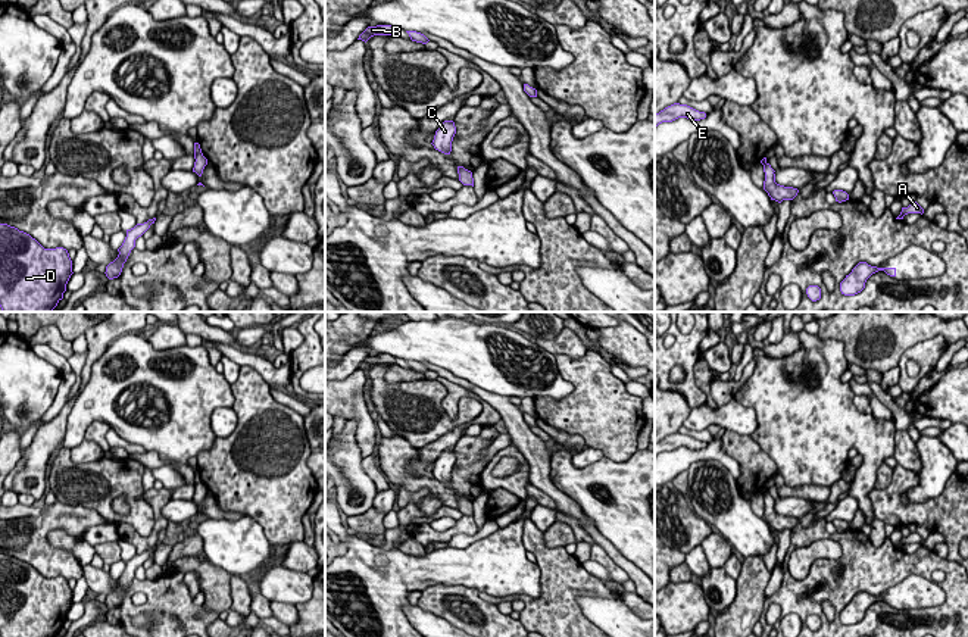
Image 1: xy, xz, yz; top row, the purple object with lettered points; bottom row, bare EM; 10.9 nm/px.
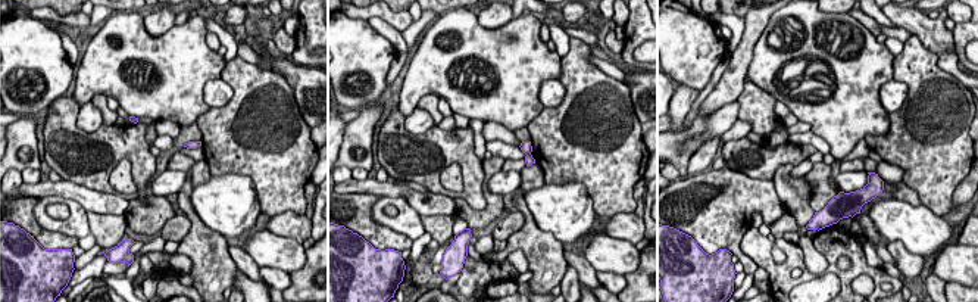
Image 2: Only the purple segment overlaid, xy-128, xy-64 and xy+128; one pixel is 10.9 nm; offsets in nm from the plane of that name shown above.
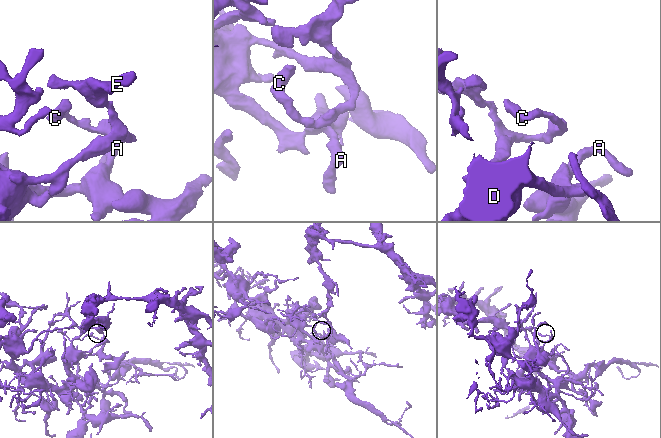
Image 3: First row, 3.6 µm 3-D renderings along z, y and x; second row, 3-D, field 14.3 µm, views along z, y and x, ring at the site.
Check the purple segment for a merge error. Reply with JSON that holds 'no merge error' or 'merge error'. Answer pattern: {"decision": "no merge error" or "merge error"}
{"decision": "merge error"}

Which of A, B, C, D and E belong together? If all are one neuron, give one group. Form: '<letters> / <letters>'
A B C D / E

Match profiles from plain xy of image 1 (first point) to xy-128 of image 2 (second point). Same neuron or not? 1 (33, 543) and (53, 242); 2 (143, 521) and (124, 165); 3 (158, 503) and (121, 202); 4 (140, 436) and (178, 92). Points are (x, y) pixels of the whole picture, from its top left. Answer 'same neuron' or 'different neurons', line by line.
1: same neuron
2: different neurons
3: different neurons
4: same neuron

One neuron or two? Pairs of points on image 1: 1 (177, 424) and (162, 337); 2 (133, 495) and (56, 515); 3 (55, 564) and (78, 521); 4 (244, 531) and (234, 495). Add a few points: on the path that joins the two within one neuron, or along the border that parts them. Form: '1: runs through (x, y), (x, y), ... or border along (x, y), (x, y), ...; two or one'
1: border along (146, 339), (156, 349), (172, 349), (184, 343); two
2: border along (56, 499), (65, 503), (93, 508), (112, 522); two
3: runs through (41, 547), (41, 533), (53, 521), (62, 521); one
4: border along (246, 514), (262, 528), (268, 542); two

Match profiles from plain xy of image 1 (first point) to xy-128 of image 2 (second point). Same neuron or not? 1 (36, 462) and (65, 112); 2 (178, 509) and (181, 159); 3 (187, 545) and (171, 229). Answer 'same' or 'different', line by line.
1: different
2: different
3: same

